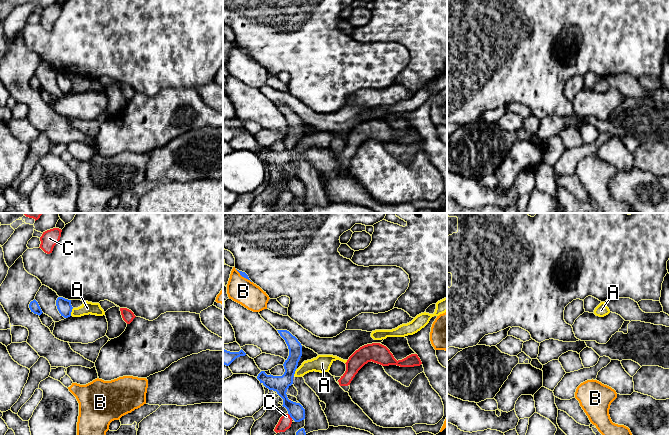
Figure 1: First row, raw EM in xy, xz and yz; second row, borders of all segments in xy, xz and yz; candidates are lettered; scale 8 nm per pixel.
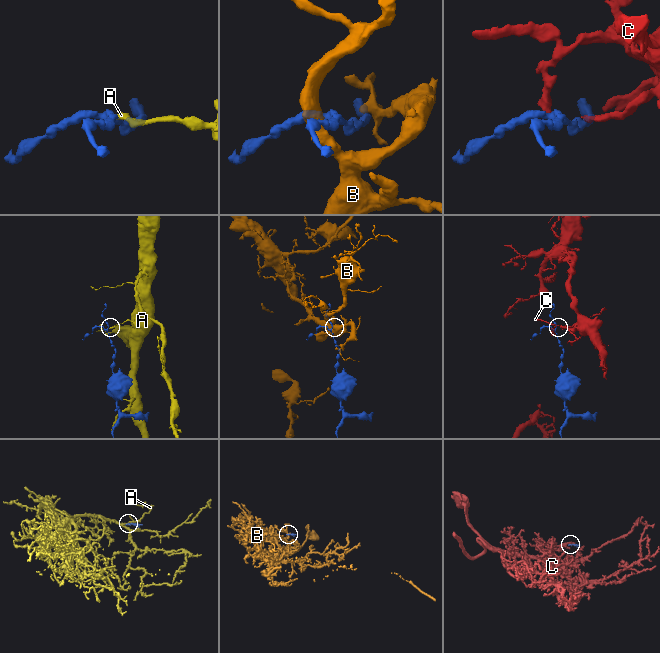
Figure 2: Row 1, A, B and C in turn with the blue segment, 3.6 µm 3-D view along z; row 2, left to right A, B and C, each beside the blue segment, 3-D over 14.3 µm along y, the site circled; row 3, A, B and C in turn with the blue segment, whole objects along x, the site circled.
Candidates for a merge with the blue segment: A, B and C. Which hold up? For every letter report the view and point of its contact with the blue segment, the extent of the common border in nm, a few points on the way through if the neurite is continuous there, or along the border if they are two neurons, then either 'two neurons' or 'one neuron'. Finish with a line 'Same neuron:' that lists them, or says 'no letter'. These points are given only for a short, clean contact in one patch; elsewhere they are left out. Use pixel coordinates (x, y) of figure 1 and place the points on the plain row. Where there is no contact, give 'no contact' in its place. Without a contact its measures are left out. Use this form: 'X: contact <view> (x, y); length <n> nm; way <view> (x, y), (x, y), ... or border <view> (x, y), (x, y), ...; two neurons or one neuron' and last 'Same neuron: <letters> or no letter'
A: contact xy (71, 87); length 70 nm; border xy (73, 84), (70, 91); two neurons
B: contact xz (243, 52); length 170 nm; border xz (235, 45), (251, 58); two neurons
C: contact xz (290, 192); length 60 nm; border xz (288, 189), (292, 194); two neurons
Same neuron: no letter

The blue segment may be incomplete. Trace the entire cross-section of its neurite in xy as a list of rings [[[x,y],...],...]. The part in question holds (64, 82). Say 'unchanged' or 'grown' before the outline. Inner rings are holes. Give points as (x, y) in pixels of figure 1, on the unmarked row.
unchanged; [[[58,73],[56,76],[56,82],[61,92],[63,92],[64,94],[68,94],[71,92],[71,88],[73,85],[71,76],[65,75],[63,73]]]

